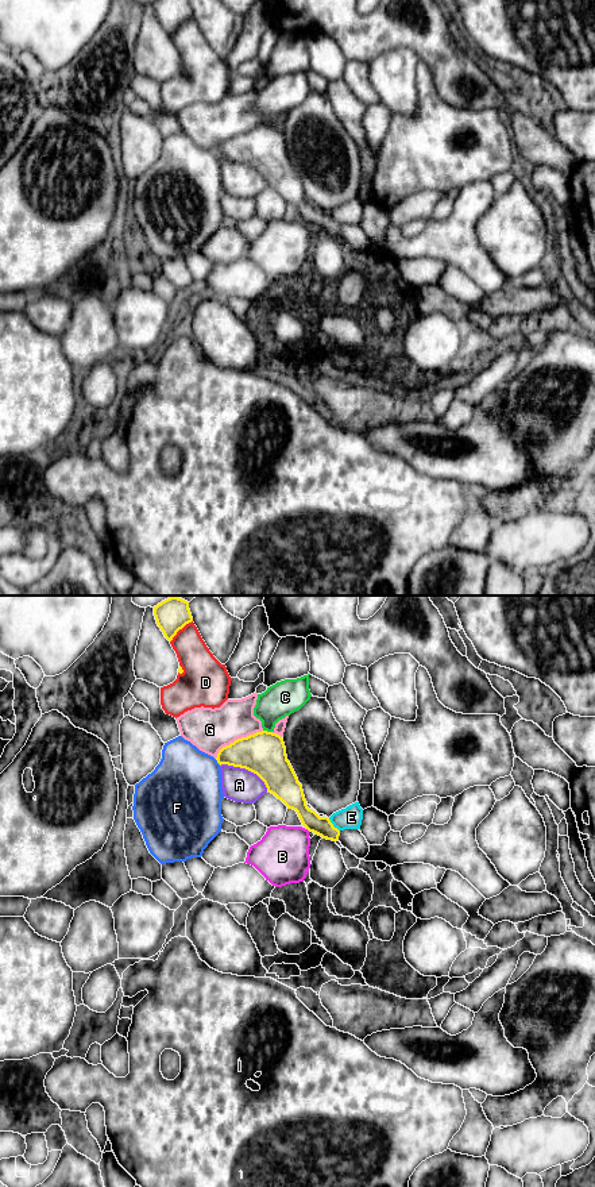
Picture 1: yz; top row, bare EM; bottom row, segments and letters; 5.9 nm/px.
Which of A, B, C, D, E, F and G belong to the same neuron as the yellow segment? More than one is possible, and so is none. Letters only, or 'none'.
none

